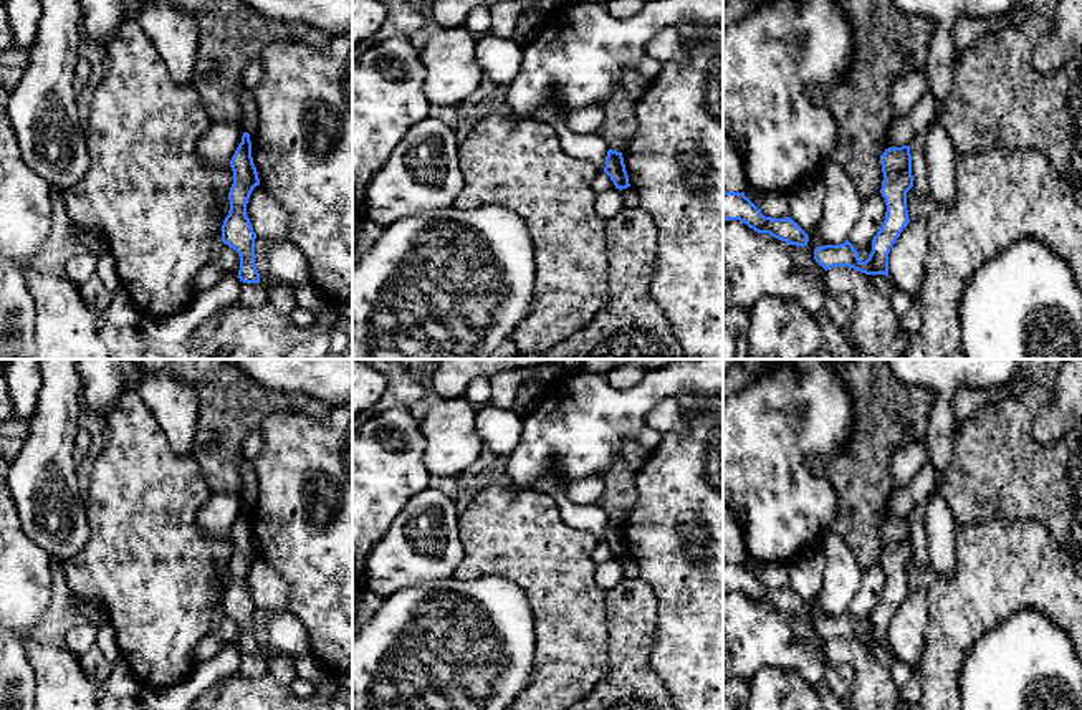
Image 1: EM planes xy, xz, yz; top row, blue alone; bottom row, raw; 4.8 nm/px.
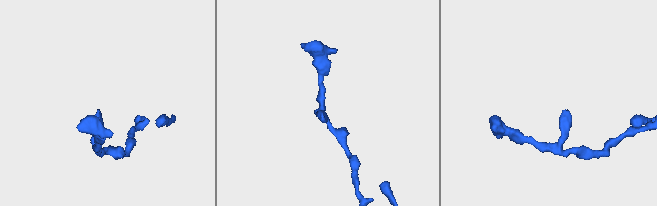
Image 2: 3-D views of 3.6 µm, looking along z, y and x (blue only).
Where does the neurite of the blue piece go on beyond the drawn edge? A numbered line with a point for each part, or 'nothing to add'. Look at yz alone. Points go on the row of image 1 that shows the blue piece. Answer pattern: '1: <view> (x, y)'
nothing to add

